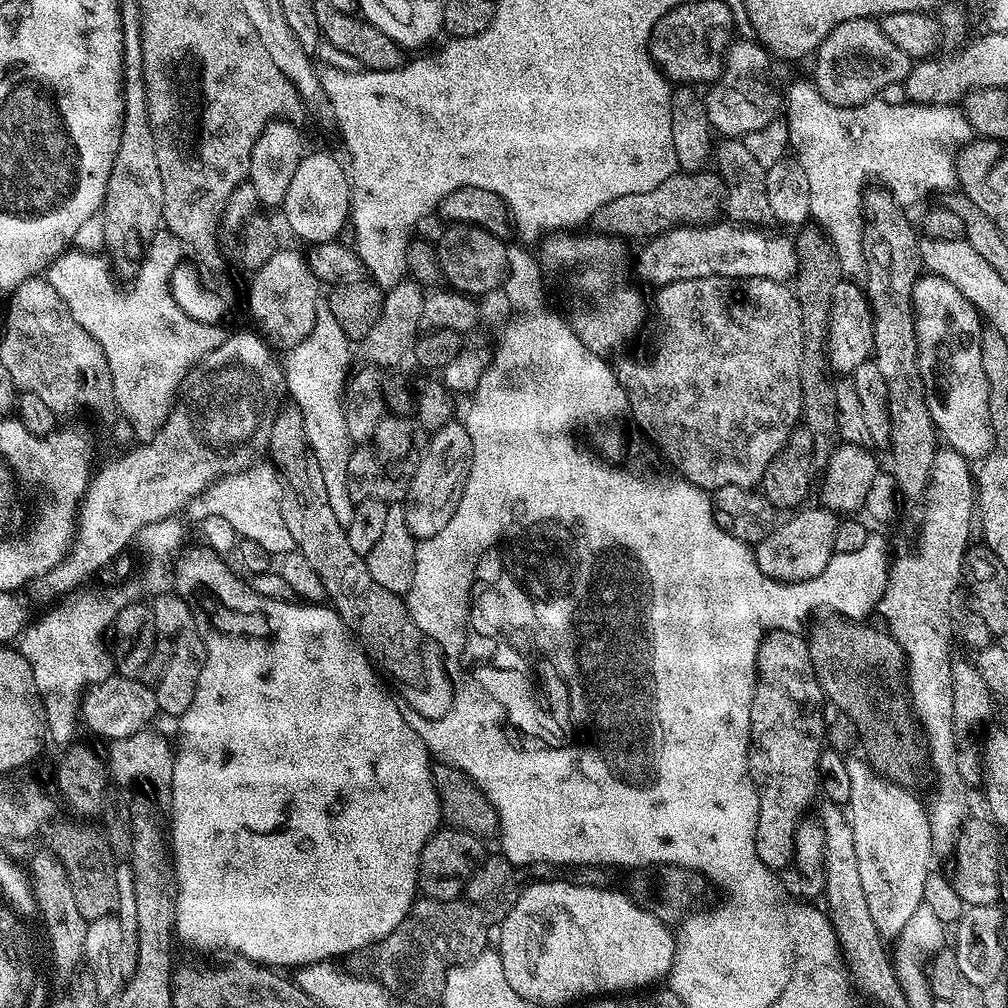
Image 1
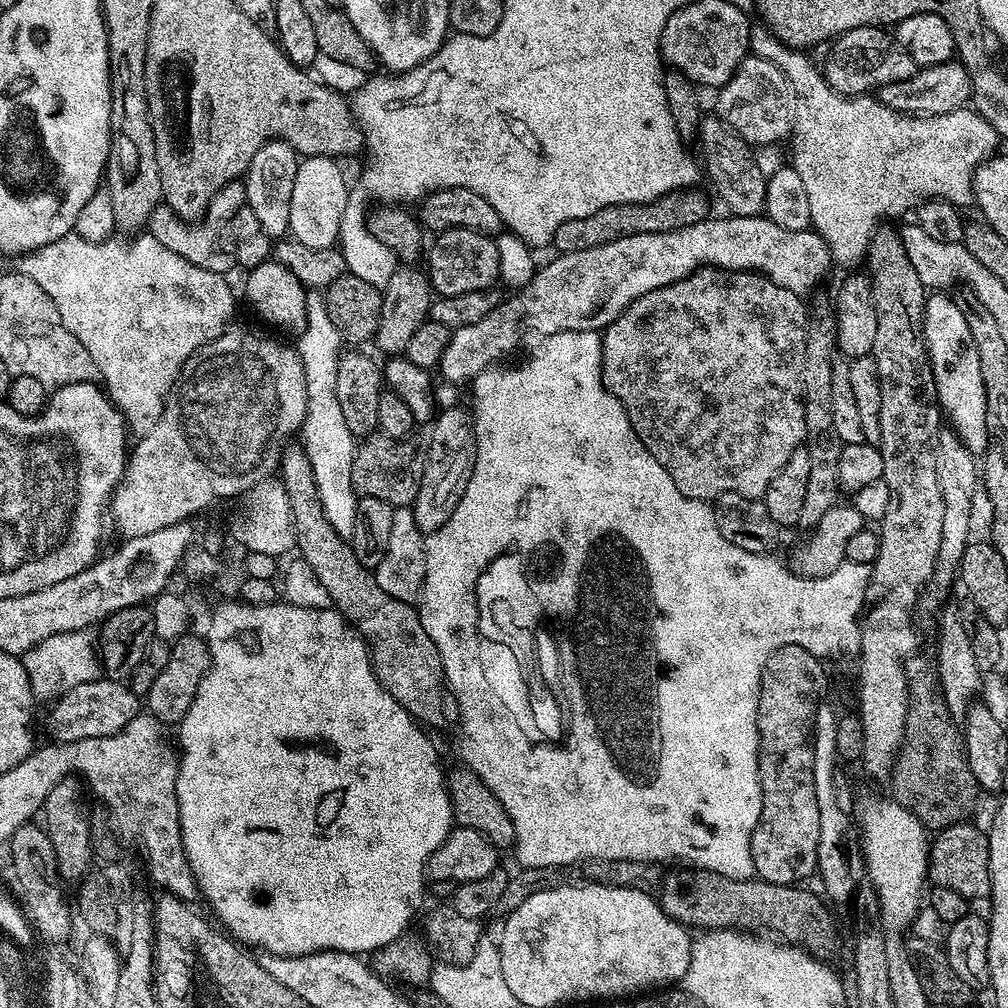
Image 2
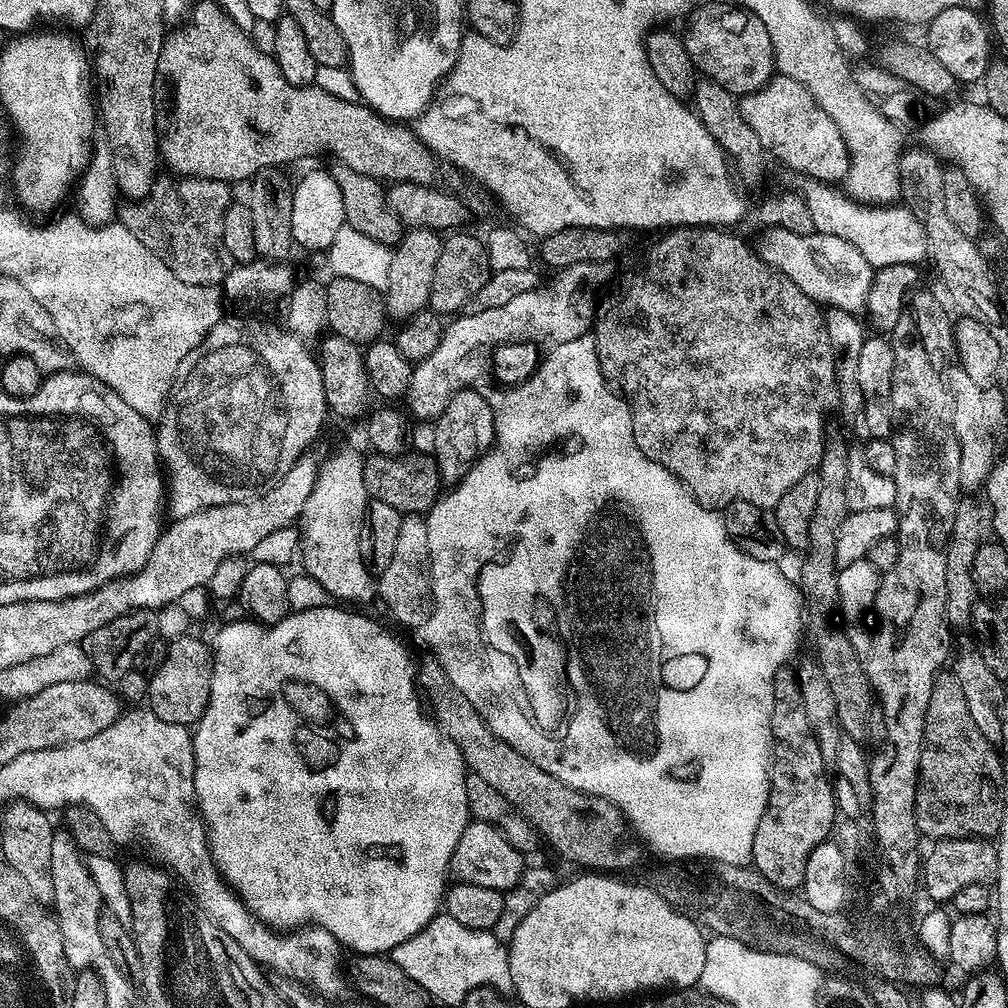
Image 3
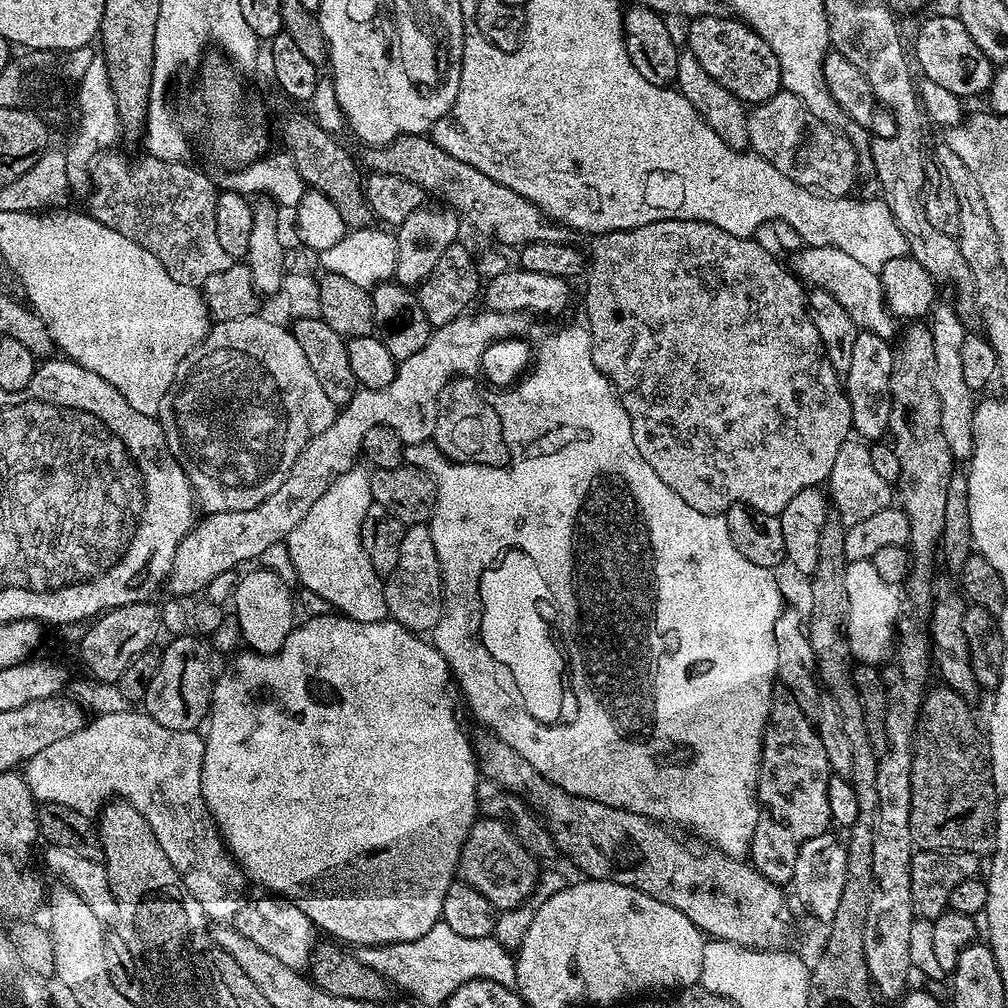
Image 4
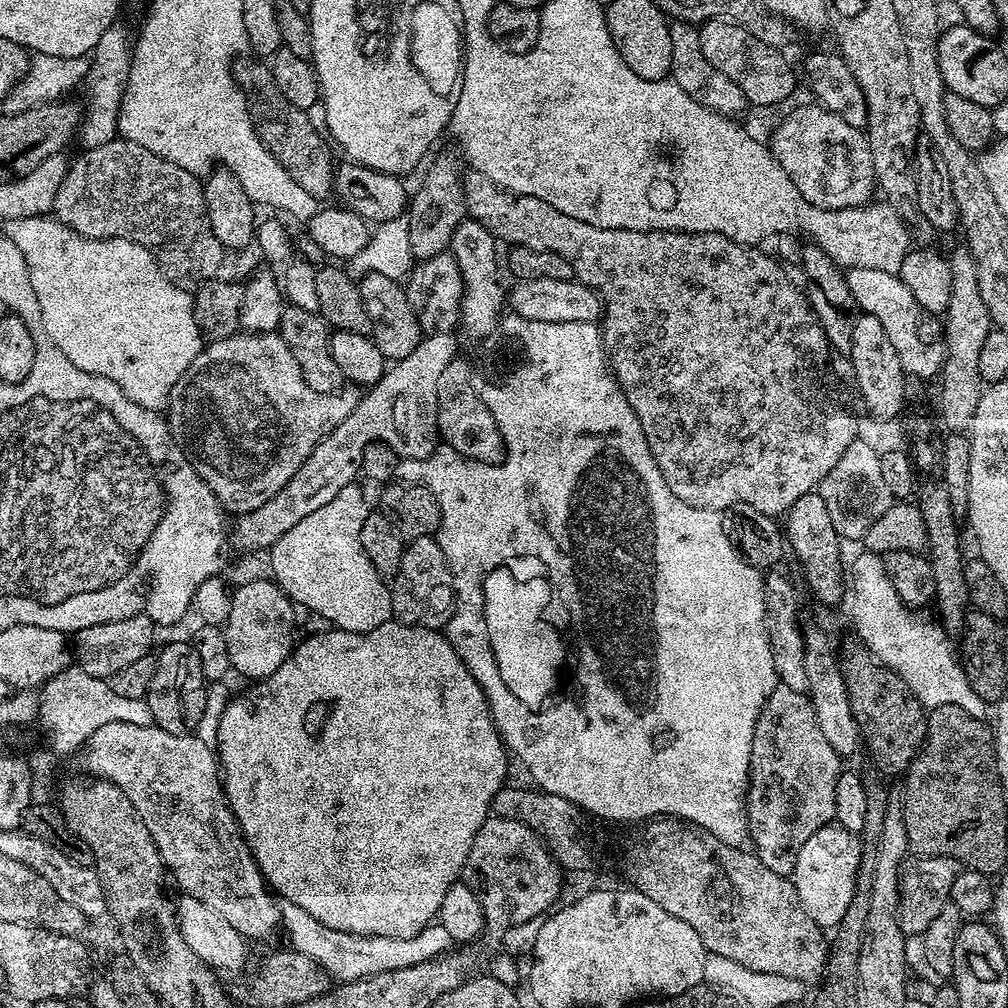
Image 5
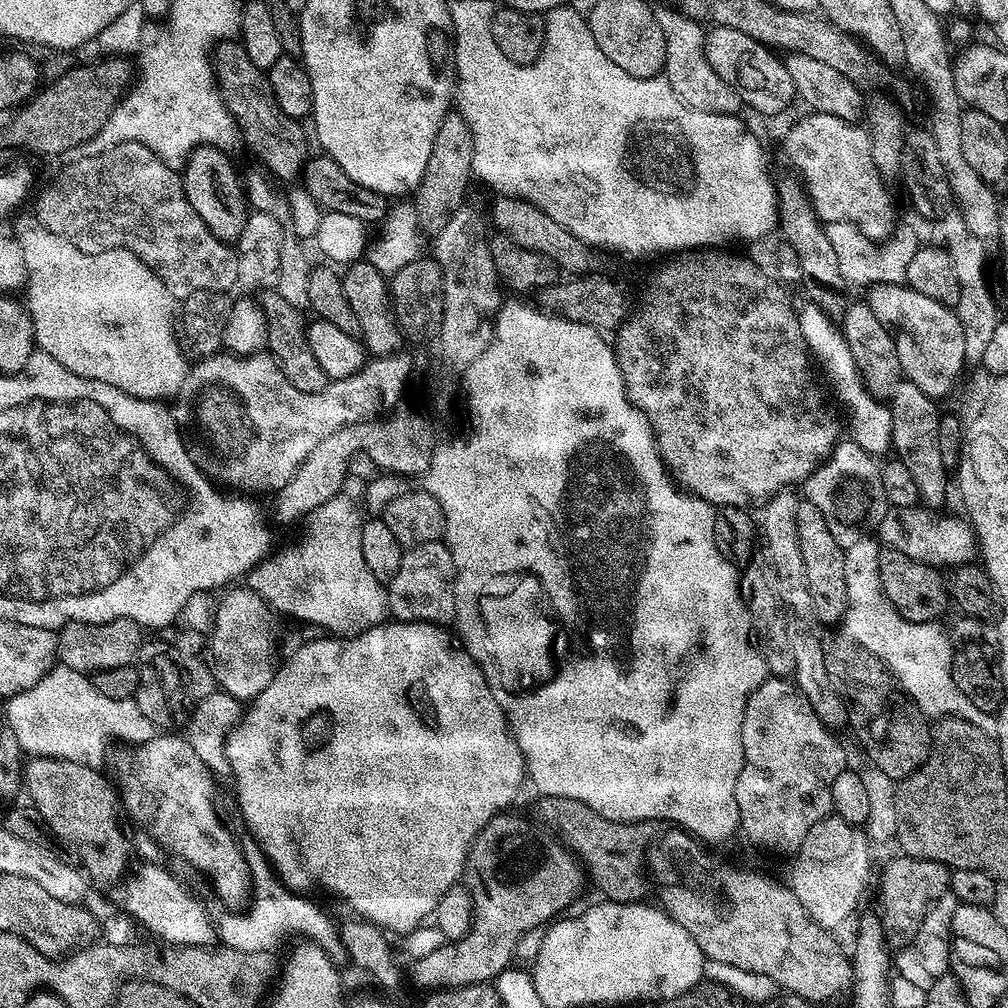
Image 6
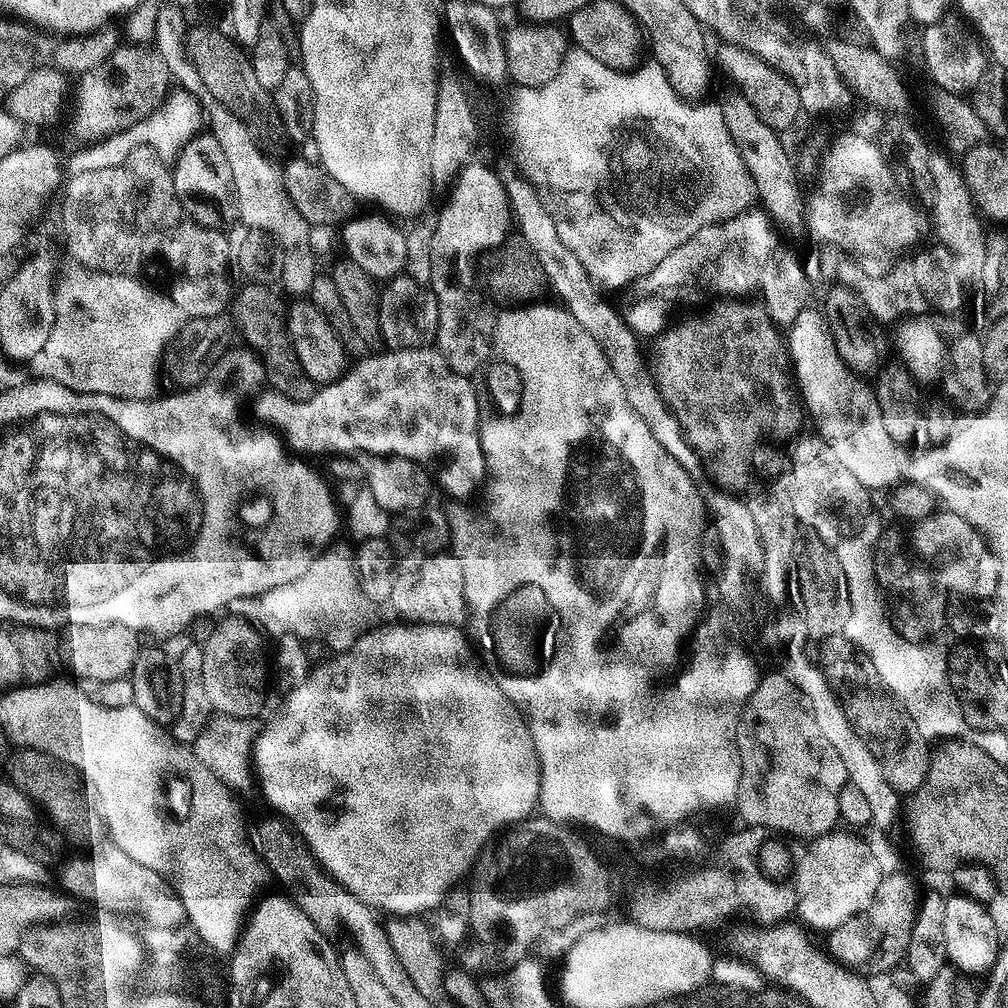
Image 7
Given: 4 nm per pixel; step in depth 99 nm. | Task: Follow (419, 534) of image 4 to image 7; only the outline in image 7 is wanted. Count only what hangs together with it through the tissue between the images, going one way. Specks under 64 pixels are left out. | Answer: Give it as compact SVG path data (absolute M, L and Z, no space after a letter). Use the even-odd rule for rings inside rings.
M445 550L435 552L432 556L416 556L413 561L413 564L401 563L394 578L390 607L400 615L397 617L410 624L463 625L468 614L468 604L464 600L462 566L458 558Z

